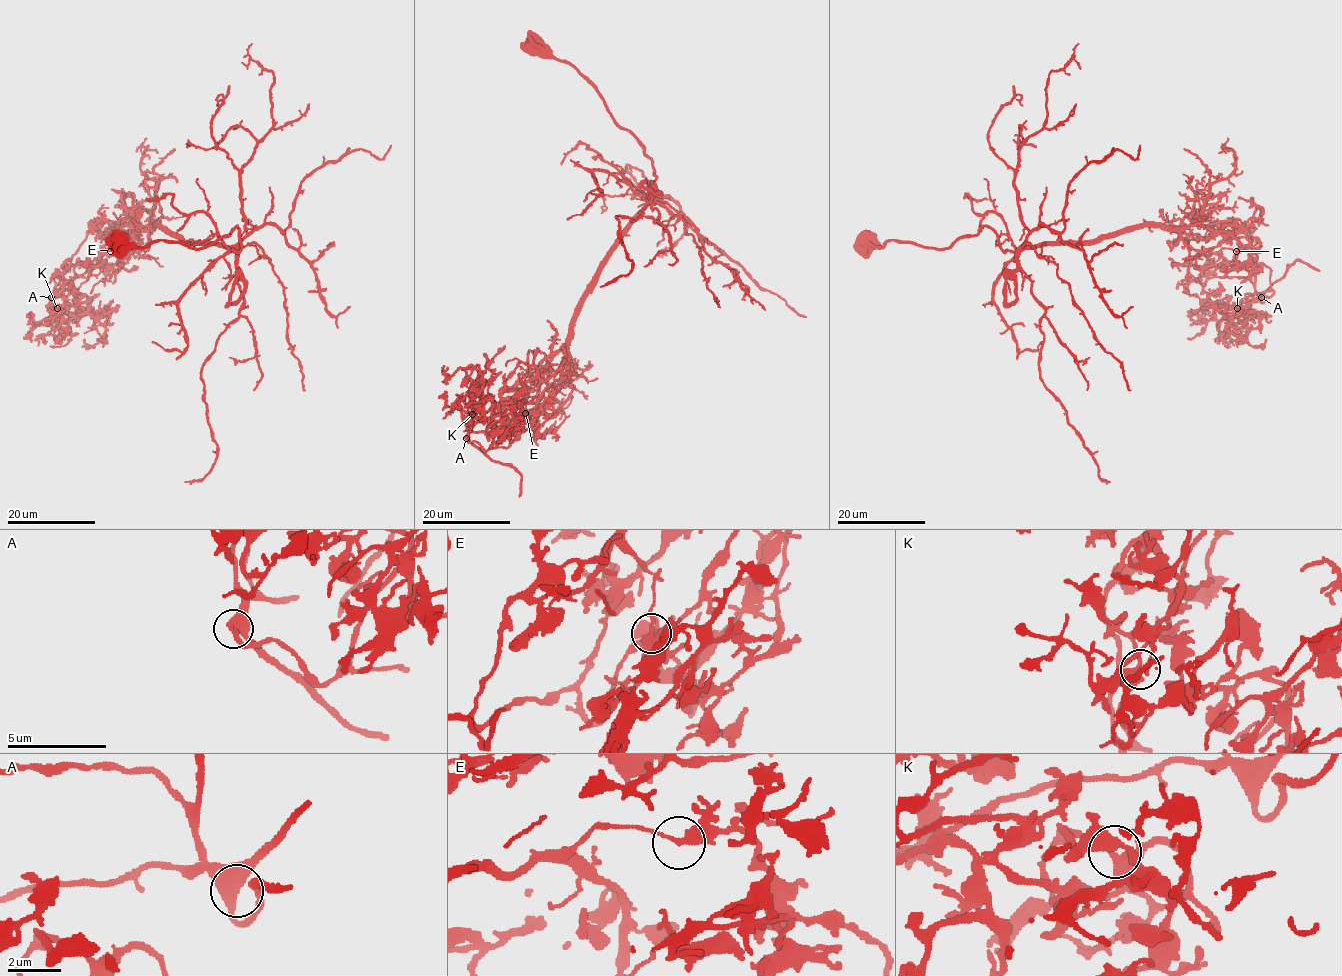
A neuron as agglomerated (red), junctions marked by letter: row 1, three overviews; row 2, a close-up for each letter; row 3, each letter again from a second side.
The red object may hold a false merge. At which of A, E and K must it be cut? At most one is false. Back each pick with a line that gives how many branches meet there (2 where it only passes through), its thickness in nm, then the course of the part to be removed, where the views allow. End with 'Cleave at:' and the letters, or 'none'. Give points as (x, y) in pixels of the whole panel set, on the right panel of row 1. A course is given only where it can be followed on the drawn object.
E: branches 2; calibre 400 nm; course (1236, 251), (1270, 270), (1262, 302), (1250, 231), (1239, 219), (1194, 221), (1208, 198), (1226, 201)
Cleave at: E

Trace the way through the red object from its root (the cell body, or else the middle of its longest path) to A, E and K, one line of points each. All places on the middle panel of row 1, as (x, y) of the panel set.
A: (534, 44), (593, 85), (656, 178), (566, 345), (483, 432), (466, 438)
E: (534, 44), (593, 85), (656, 178), (566, 345), (519, 391), (525, 413)
K: (534, 44), (593, 85), (656, 178), (566, 345), (483, 432), (467, 428), (471, 386), (481, 395), (472, 414)

